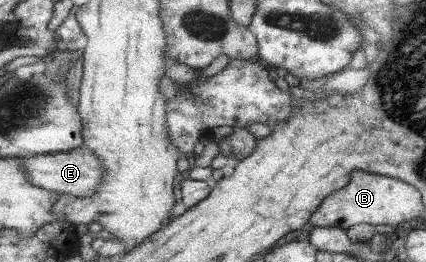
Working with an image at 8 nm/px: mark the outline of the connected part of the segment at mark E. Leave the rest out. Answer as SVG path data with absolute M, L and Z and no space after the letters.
M74 148L69 152L44 153L31 157L20 157L22 170L26 172L32 186L38 186L44 192L67 194L75 197L90 195L102 181L104 168L102 162L84 148Z

